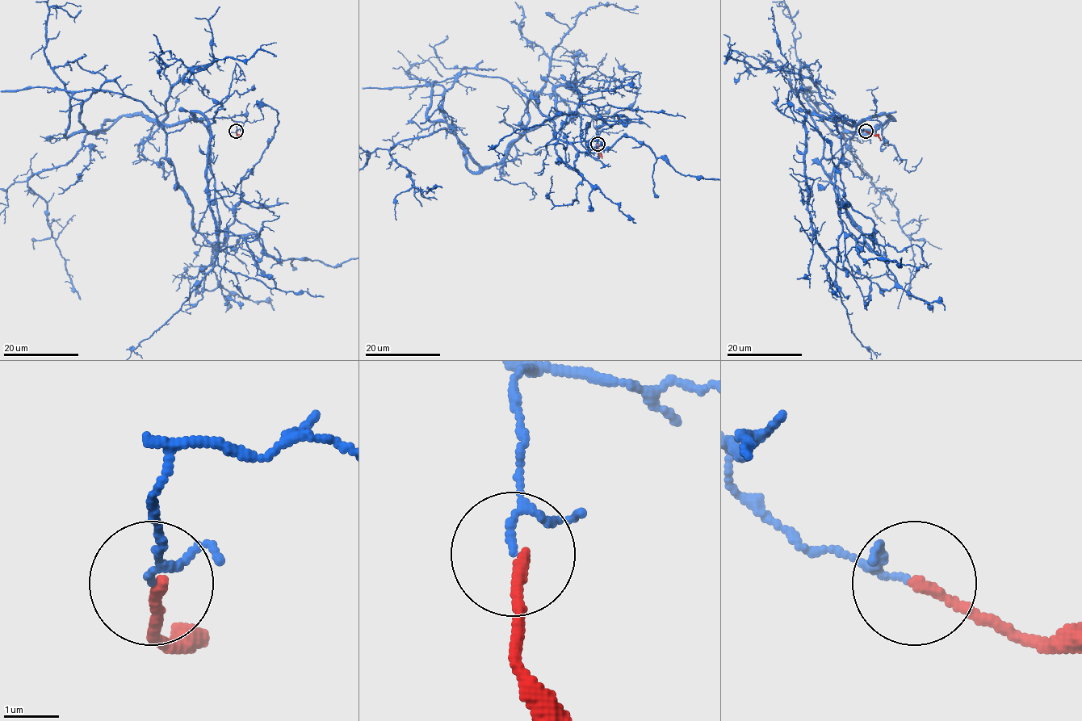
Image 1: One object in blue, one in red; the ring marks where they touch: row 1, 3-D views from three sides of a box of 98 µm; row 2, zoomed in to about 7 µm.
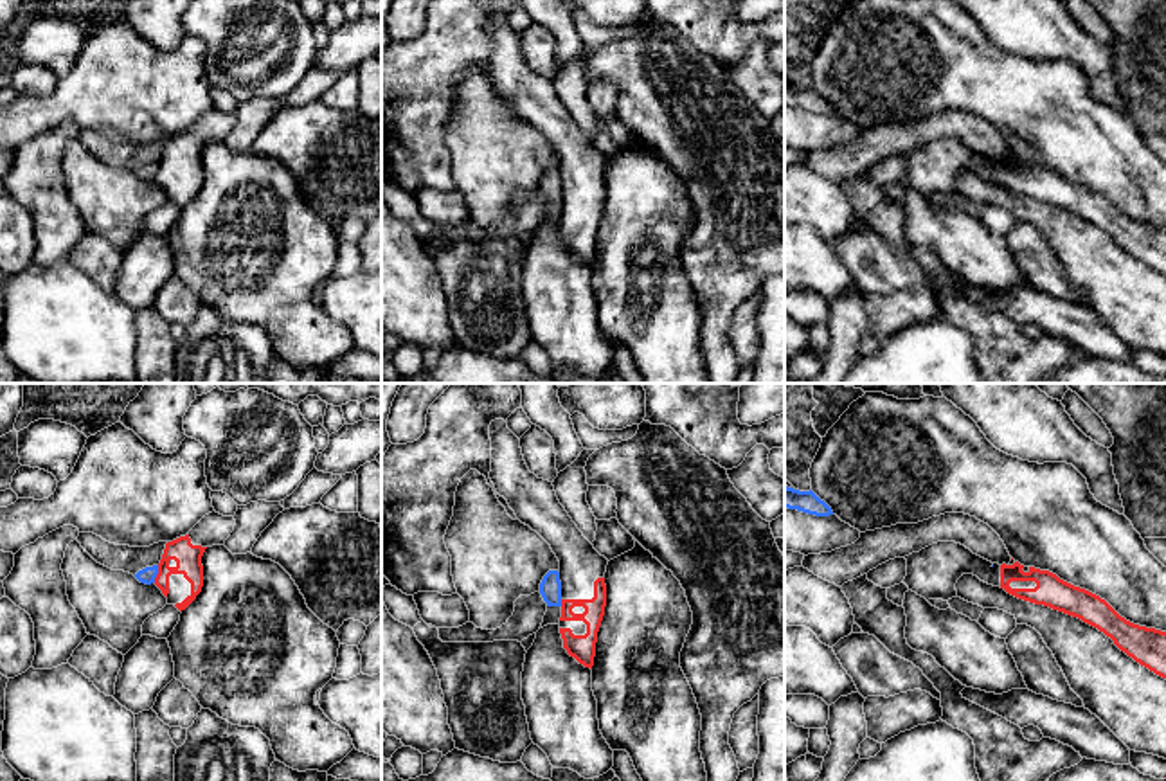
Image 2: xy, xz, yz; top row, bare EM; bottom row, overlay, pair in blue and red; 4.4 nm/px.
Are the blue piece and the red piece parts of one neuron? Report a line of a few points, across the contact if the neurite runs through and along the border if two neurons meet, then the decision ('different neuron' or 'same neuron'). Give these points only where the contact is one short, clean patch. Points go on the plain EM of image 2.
xy (159, 162), (153, 179) | different neuron

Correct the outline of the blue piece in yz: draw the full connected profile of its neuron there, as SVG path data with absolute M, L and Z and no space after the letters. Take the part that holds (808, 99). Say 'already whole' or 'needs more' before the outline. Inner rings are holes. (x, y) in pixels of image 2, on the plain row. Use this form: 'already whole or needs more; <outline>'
already whole; M785 81L785 104L797 106L815 113L833 112L831 104L821 97L812 86L799 88Z

